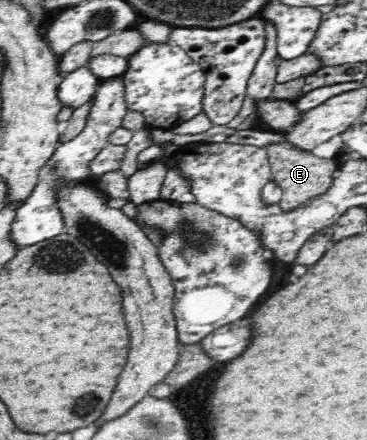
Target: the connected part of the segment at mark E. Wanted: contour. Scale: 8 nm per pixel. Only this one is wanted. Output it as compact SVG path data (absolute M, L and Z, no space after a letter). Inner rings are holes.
M287 142L272 144L265 147L267 150L270 166L271 180L281 187L282 198L278 203L283 211L290 211L327 192L333 182L333 174L339 169L339 162L335 157L317 158L311 151L298 150Z

